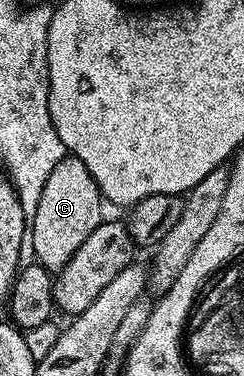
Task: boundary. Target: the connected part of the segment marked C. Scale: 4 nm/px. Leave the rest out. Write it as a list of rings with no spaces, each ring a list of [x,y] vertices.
[[[73,155],[63,157],[46,176],[36,215],[30,219],[30,249],[36,255],[35,260],[54,273],[63,269],[80,244],[102,224],[102,205],[104,198],[84,161]]]

